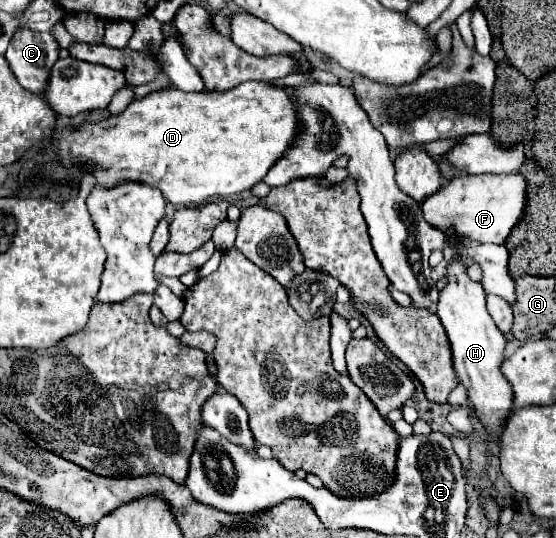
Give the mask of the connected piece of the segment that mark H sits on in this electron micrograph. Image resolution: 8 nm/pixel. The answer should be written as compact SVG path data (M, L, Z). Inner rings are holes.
M455 257L447 265L447 283L439 291L437 301L437 315L449 335L451 351L453 351L453 367L459 377L459 381L467 389L467 399L473 403L477 411L477 419L481 425L491 431L491 435L501 435L503 423L507 421L507 415L511 415L513 407L513 391L507 379L503 379L503 373L499 371L503 363L503 349L505 349L505 337L493 323L491 315L485 309L485 291L479 281L471 281L467 275L467 263L463 263L459 257Z

